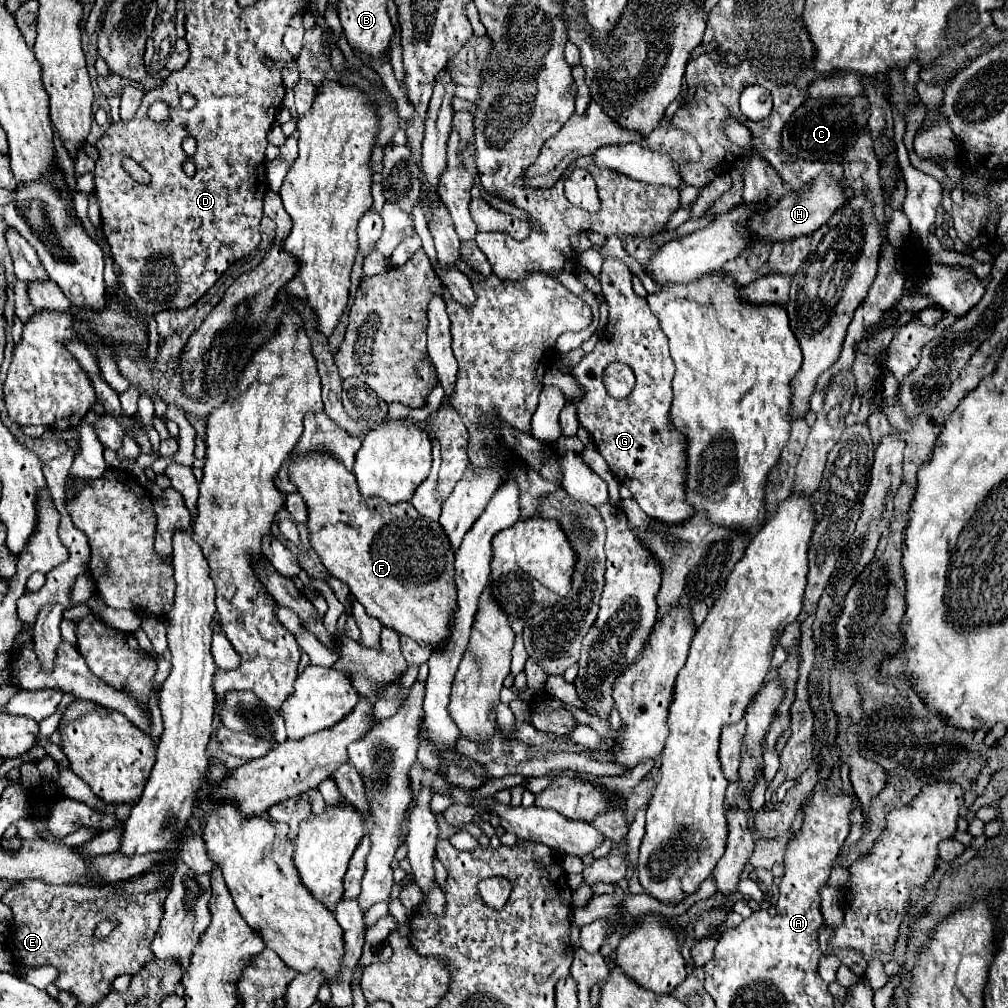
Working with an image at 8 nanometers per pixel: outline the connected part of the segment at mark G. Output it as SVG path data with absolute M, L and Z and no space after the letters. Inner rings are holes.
M607 259L601 269L601 287L609 305L609 323L605 327L607 343L597 343L581 363L571 371L583 395L573 399L577 405L579 425L591 433L597 451L609 463L611 471L625 485L633 499L649 517L681 523L695 511L685 503L685 439L675 435L669 423L669 409L673 401L671 381L675 373L669 355L669 343L661 331L659 319L651 313L647 299L635 295L631 287L631 271L617 259ZM613 361L625 363L633 369L637 385L627 399L613 399L601 379L601 371Z

